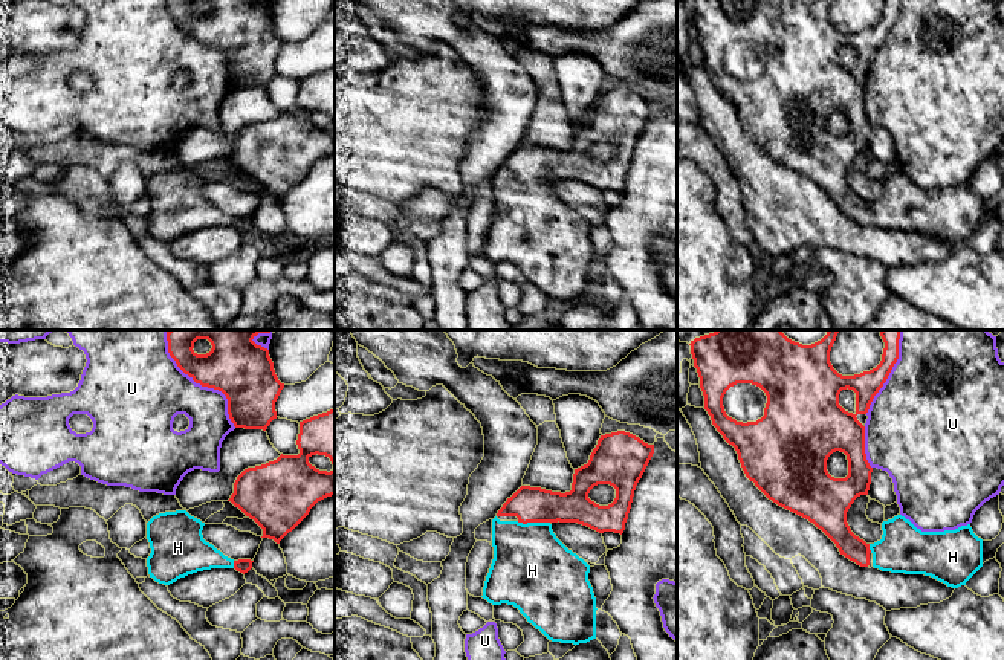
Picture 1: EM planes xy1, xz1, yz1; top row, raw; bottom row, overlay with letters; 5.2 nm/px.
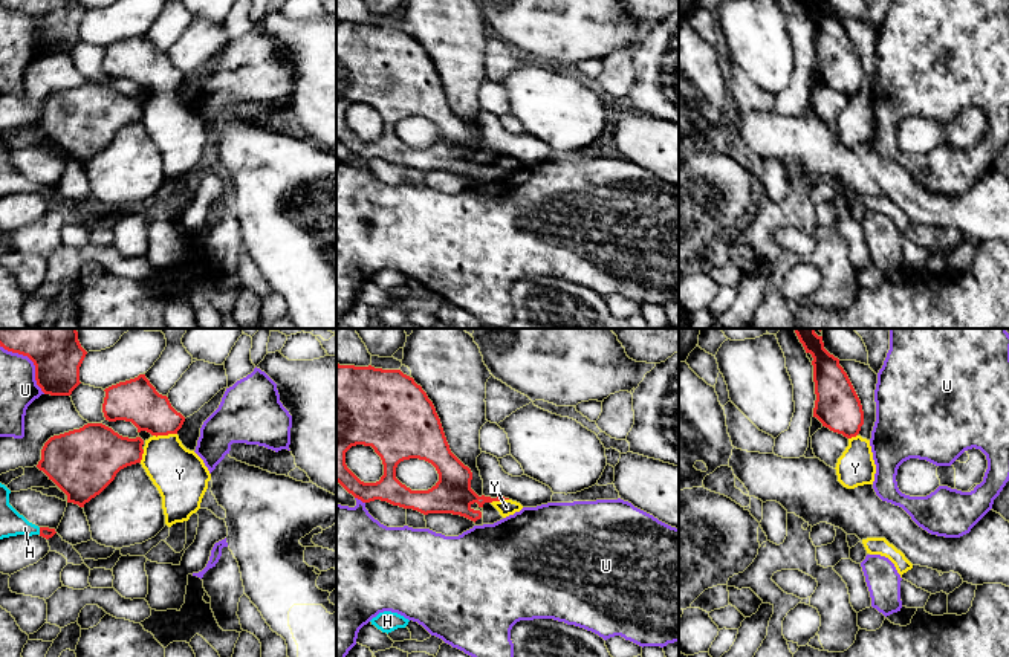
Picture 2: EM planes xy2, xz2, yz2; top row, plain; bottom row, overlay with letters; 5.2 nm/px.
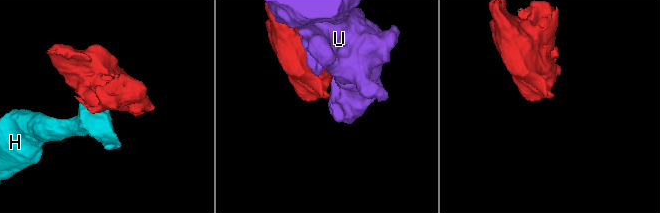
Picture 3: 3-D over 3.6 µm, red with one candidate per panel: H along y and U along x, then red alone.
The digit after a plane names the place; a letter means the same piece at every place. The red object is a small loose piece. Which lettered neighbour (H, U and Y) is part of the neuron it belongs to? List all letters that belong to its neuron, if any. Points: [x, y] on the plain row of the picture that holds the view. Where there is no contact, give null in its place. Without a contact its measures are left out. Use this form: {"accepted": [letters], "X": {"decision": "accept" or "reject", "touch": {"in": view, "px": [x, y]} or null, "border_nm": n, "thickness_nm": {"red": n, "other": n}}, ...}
{"accepted": ["H"], "H": {"decision": "accept", "touch": {"in": "xz1", "px": [534, 179]}, "border_nm": 180, "thickness_nm": {"red": 190, "other": 420}}, "U": {"decision": "reject", "touch": {"in": "xy1", "px": [205, 43]}, "border_nm": 600, "thickness_nm": {"red": 320, "other": 320}}, "Y": {"decision": "reject", "touch": {"in": "xy2", "px": [164, 92]}, "border_nm": 130, "thickness_nm": {"red": 240, "other": 280}}}

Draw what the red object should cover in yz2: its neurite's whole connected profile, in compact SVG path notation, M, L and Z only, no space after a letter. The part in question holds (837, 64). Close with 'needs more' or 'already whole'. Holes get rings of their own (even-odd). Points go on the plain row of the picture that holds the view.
M801 0L813 18L815 66L822 84L847 96L856 95L864 83L861 58L839 23L839 17L824 6L824 0Z; already whole

